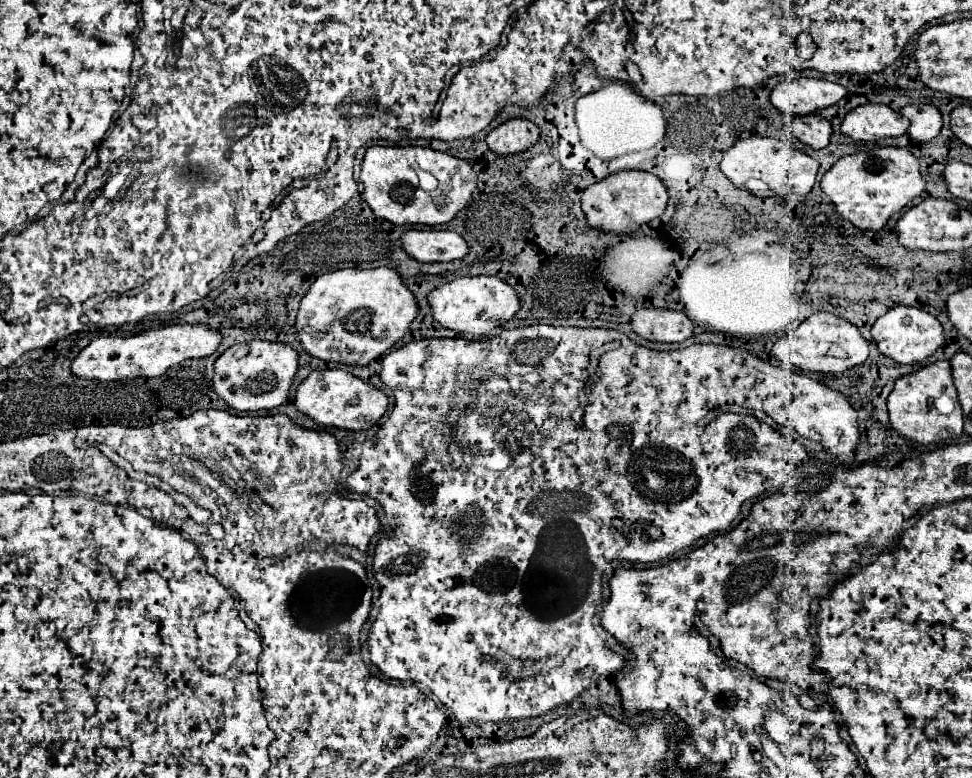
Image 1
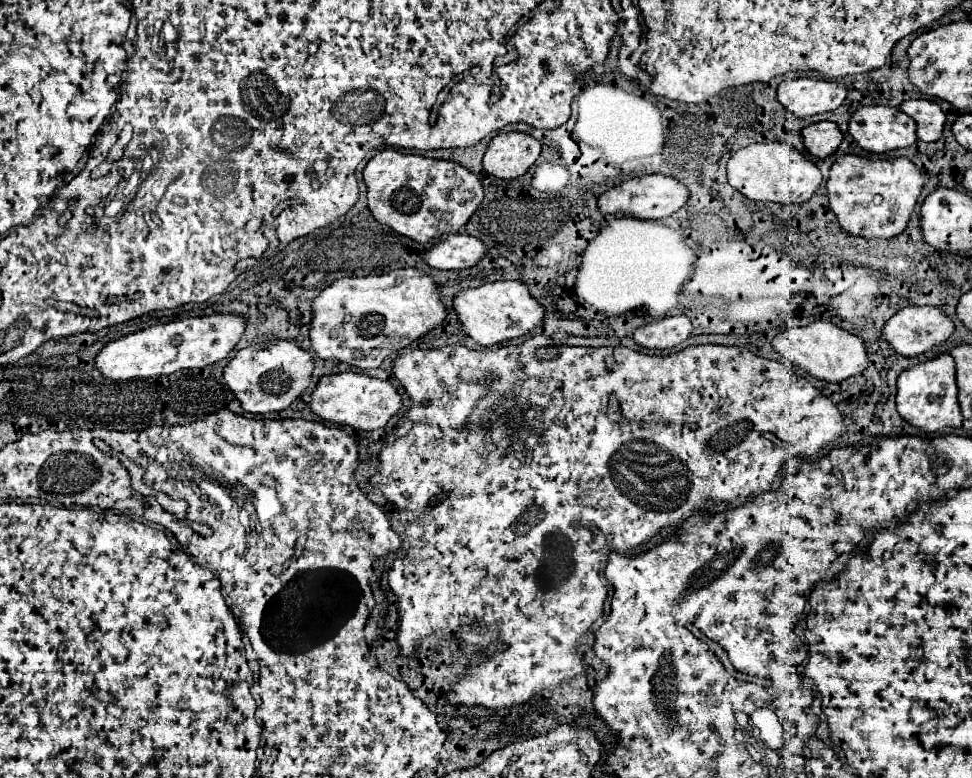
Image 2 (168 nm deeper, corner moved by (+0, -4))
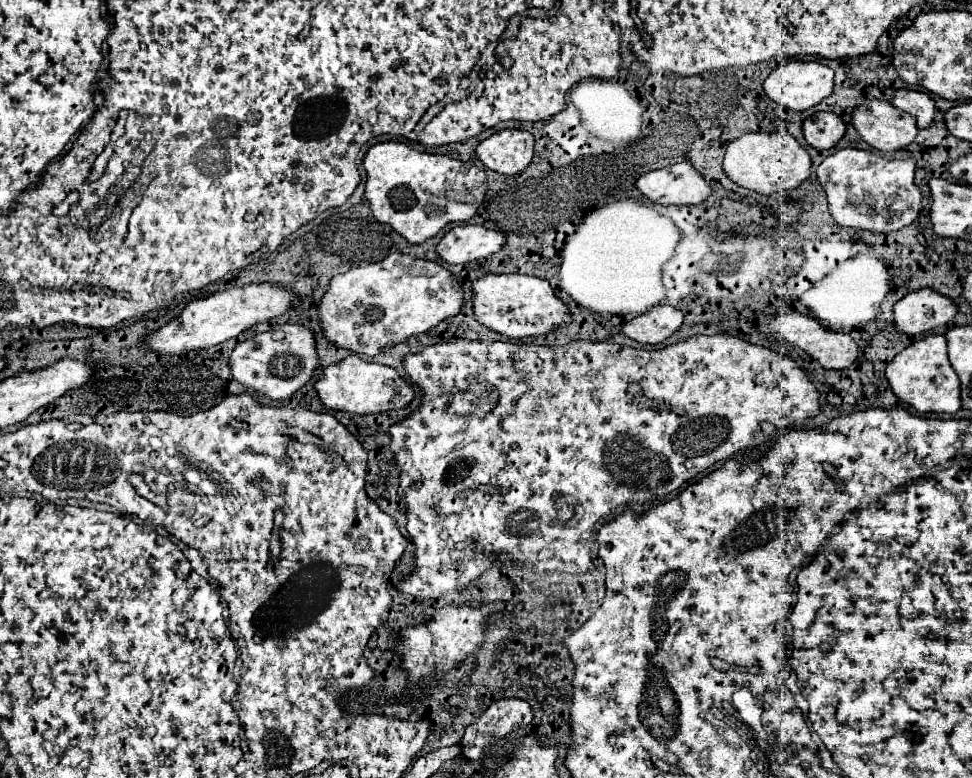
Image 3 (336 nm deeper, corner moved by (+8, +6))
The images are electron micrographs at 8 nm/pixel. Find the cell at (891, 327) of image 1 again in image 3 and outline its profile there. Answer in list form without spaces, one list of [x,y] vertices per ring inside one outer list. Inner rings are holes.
[[[932,289],[906,293],[894,305],[894,325],[900,333],[920,335],[950,323],[956,315],[956,305]]]

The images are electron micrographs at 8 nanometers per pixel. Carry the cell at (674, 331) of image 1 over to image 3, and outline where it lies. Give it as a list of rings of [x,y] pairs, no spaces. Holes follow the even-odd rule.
[[[656,305],[648,313],[628,321],[622,333],[642,345],[658,345],[682,325],[682,313],[672,305]]]

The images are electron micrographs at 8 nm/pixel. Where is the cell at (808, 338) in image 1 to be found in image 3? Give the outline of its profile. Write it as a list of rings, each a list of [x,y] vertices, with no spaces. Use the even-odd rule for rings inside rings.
[[[784,313],[772,319],[772,329],[778,331],[788,343],[800,347],[806,351],[812,359],[816,359],[824,369],[846,369],[850,367],[858,357],[858,345],[854,339],[846,333],[836,333],[826,327],[822,327],[814,317],[802,315],[802,313]]]

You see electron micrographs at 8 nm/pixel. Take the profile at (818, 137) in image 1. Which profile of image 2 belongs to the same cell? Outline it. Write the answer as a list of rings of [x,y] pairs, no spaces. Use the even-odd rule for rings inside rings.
[[[832,121],[814,123],[814,125],[806,127],[806,129],[802,131],[802,135],[804,135],[804,145],[806,145],[806,149],[808,149],[814,157],[820,157],[820,159],[832,155],[832,153],[840,147],[842,137],[844,137],[842,131],[838,129],[838,125],[832,123]]]

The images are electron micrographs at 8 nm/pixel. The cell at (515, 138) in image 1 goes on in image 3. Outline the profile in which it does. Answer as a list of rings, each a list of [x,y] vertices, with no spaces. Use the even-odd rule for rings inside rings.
[[[522,129],[496,131],[478,143],[476,155],[484,167],[502,175],[516,175],[532,161],[534,135]]]

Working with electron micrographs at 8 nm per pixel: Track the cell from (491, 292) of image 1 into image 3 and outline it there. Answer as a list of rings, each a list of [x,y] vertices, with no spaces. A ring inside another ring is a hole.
[[[484,275],[472,281],[472,291],[476,321],[508,339],[536,337],[570,321],[566,305],[554,295],[548,281],[532,275]]]

